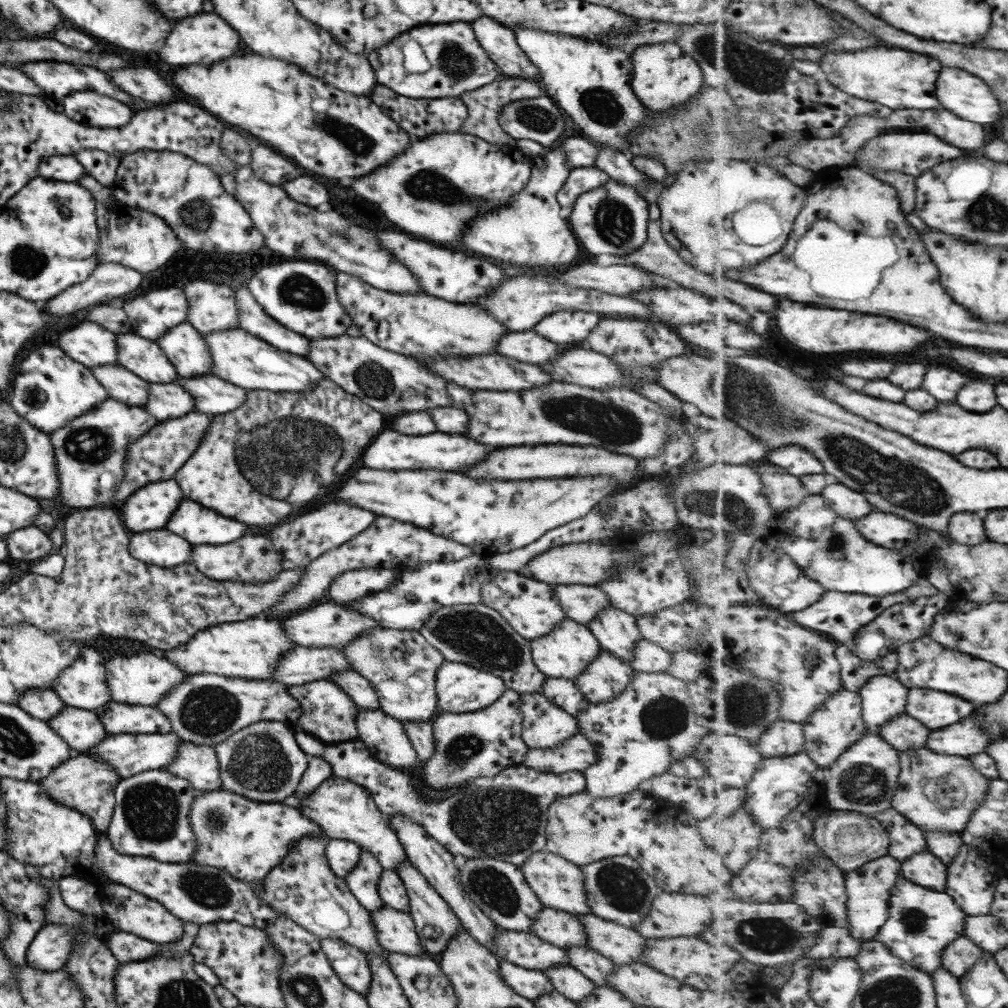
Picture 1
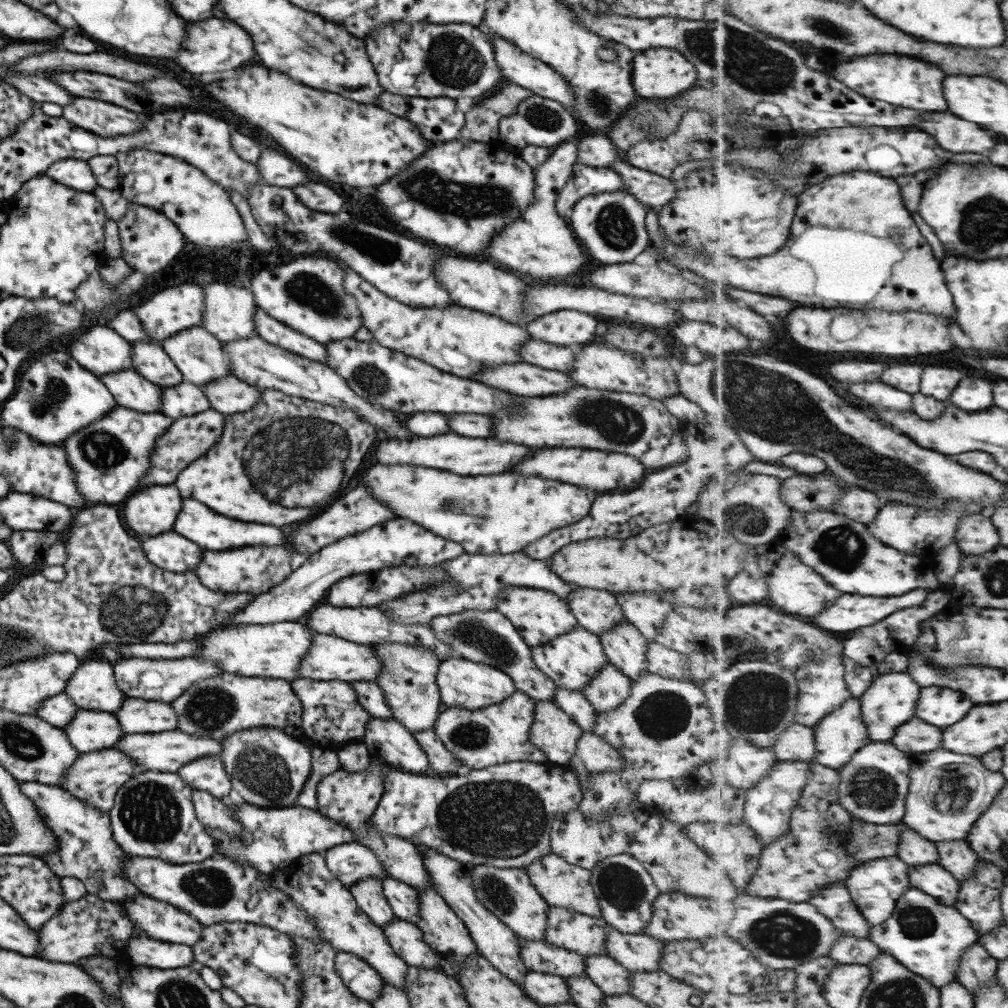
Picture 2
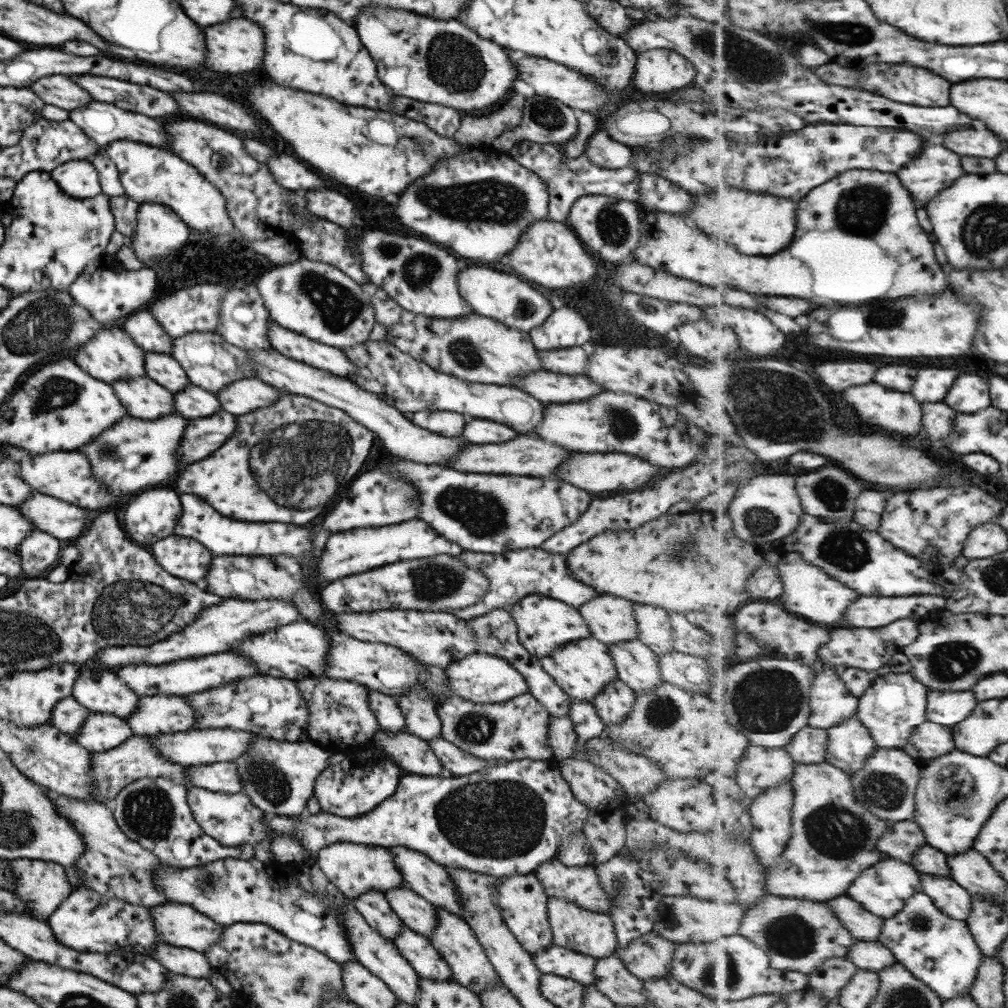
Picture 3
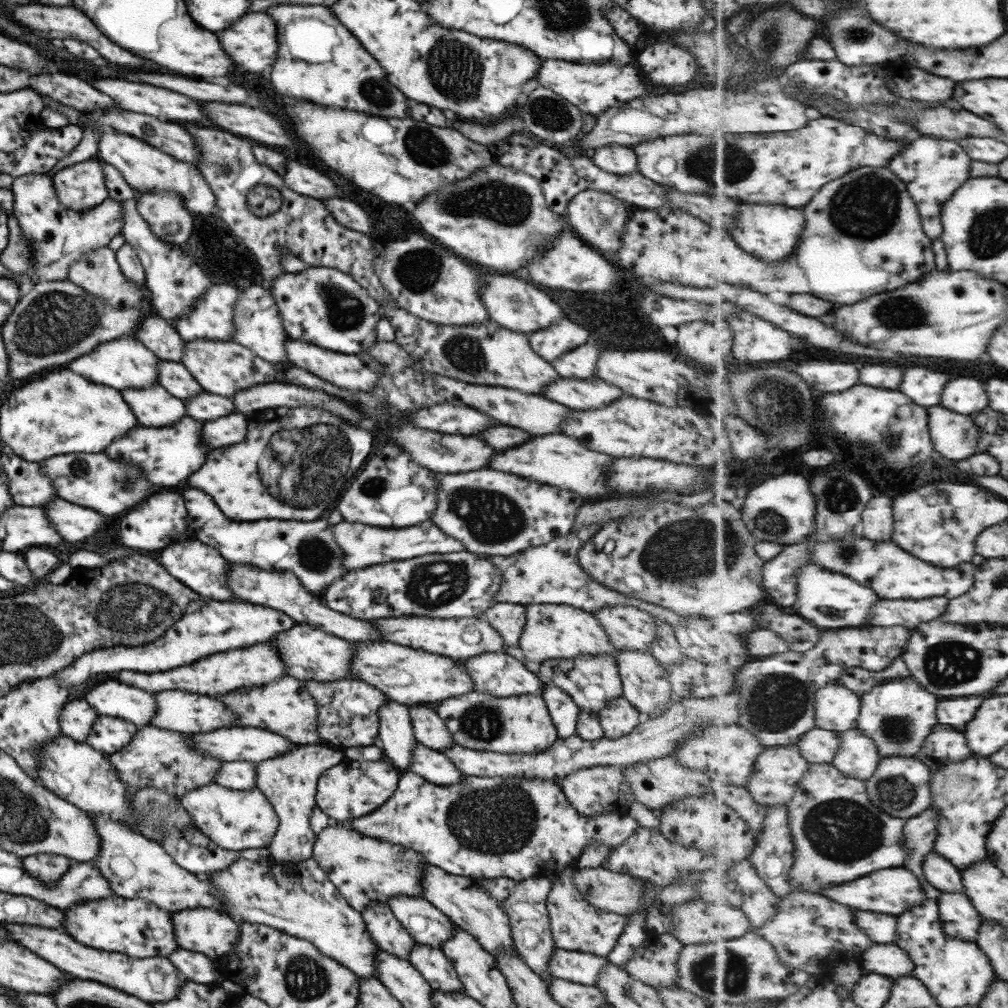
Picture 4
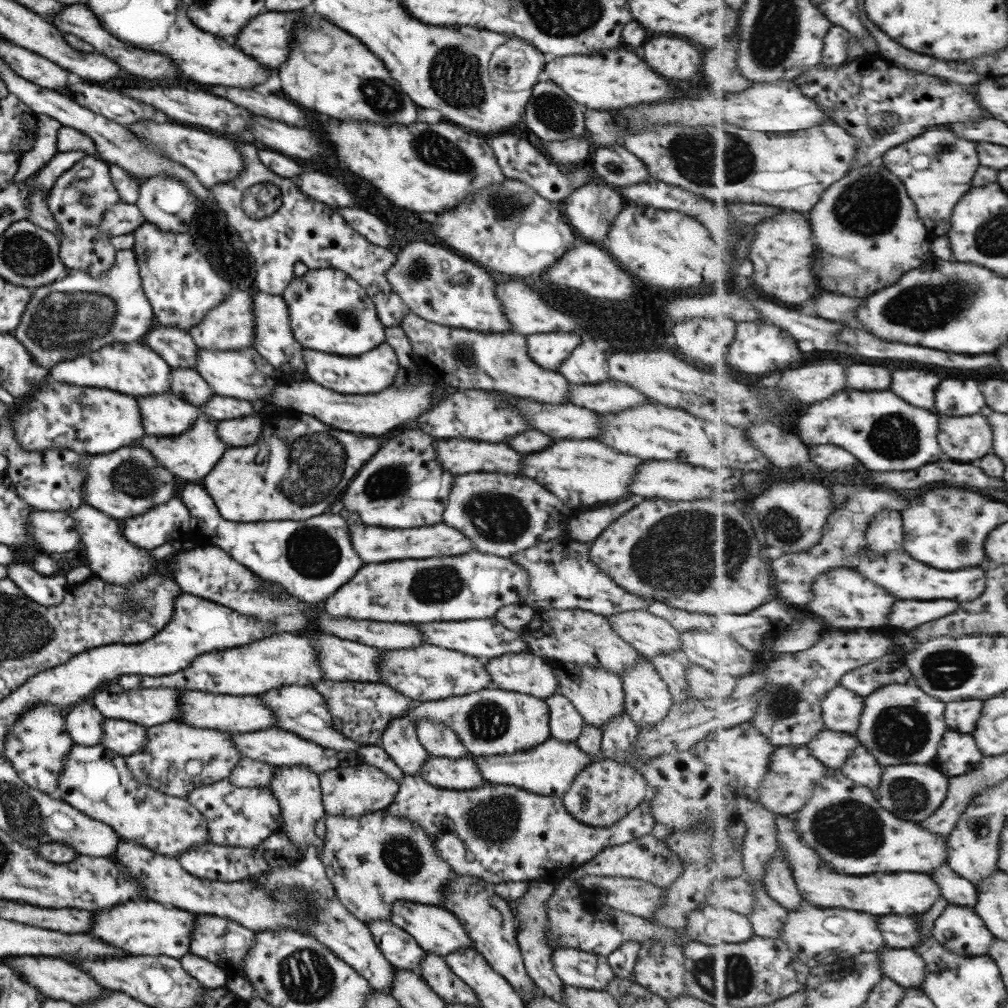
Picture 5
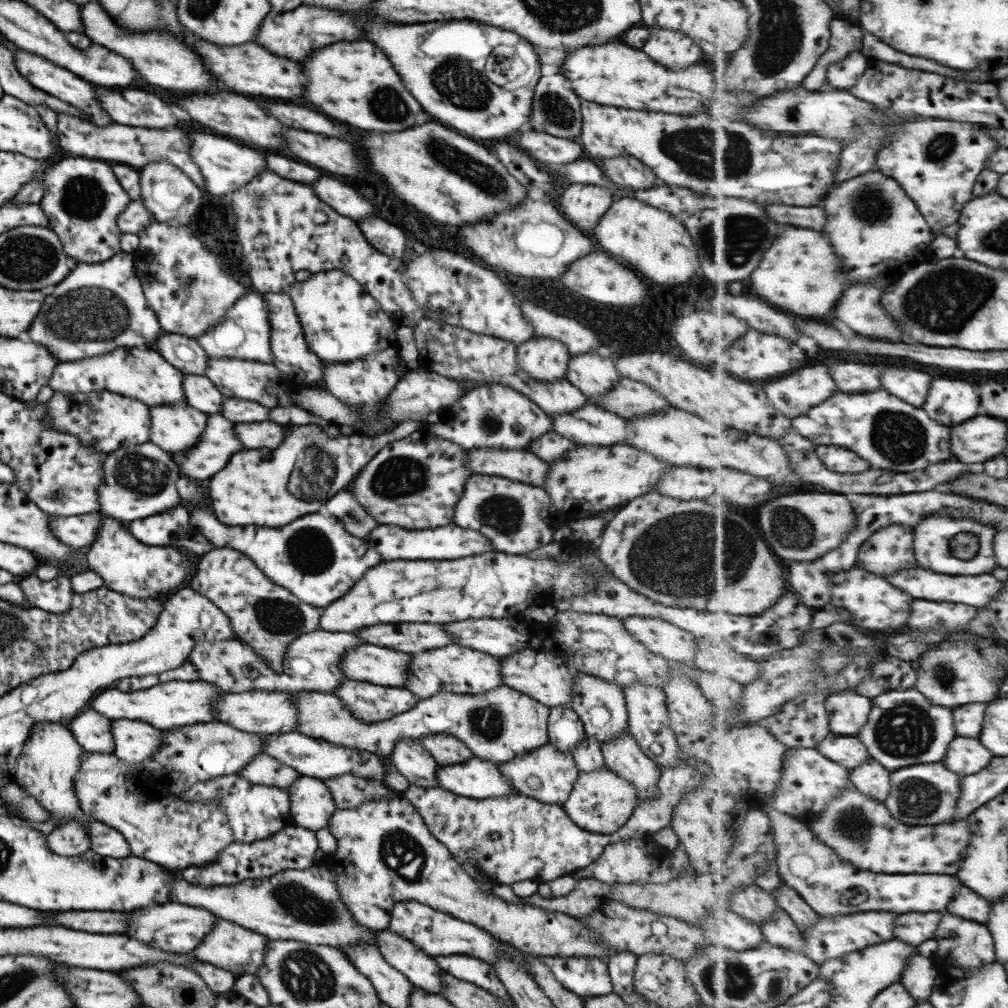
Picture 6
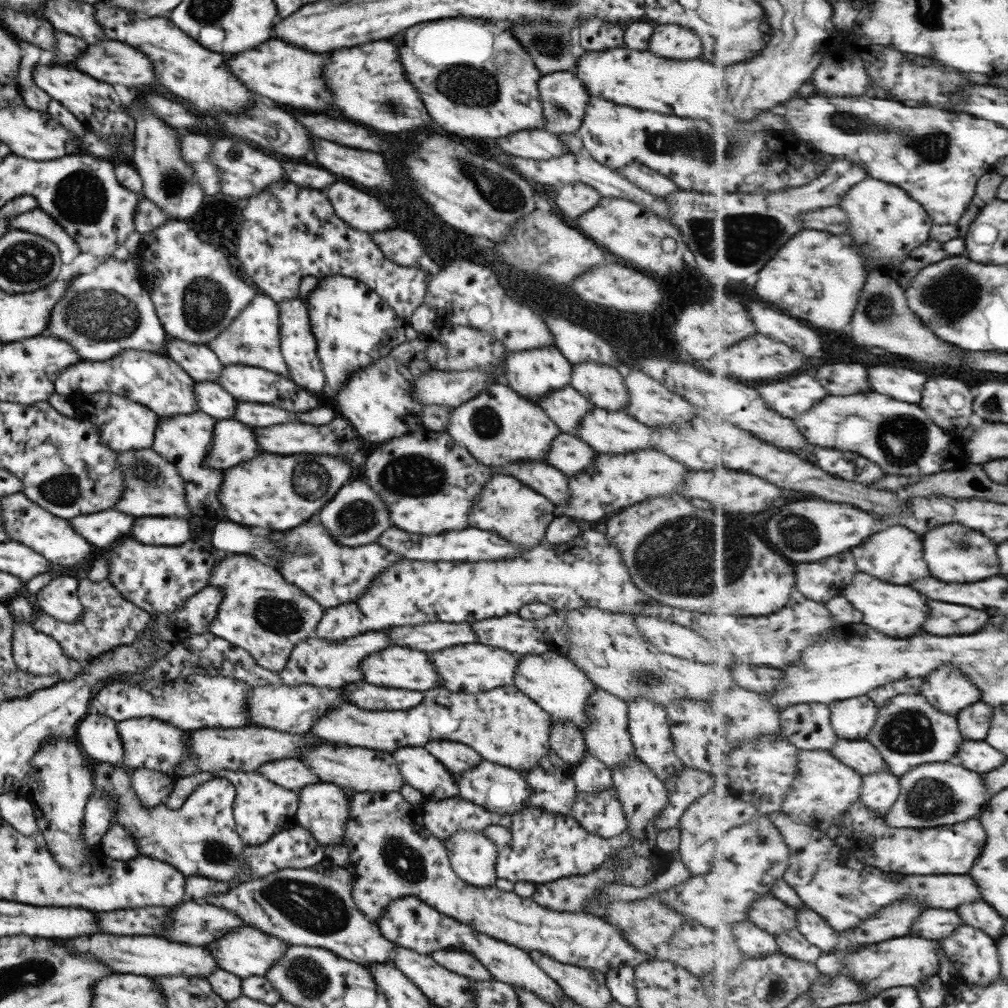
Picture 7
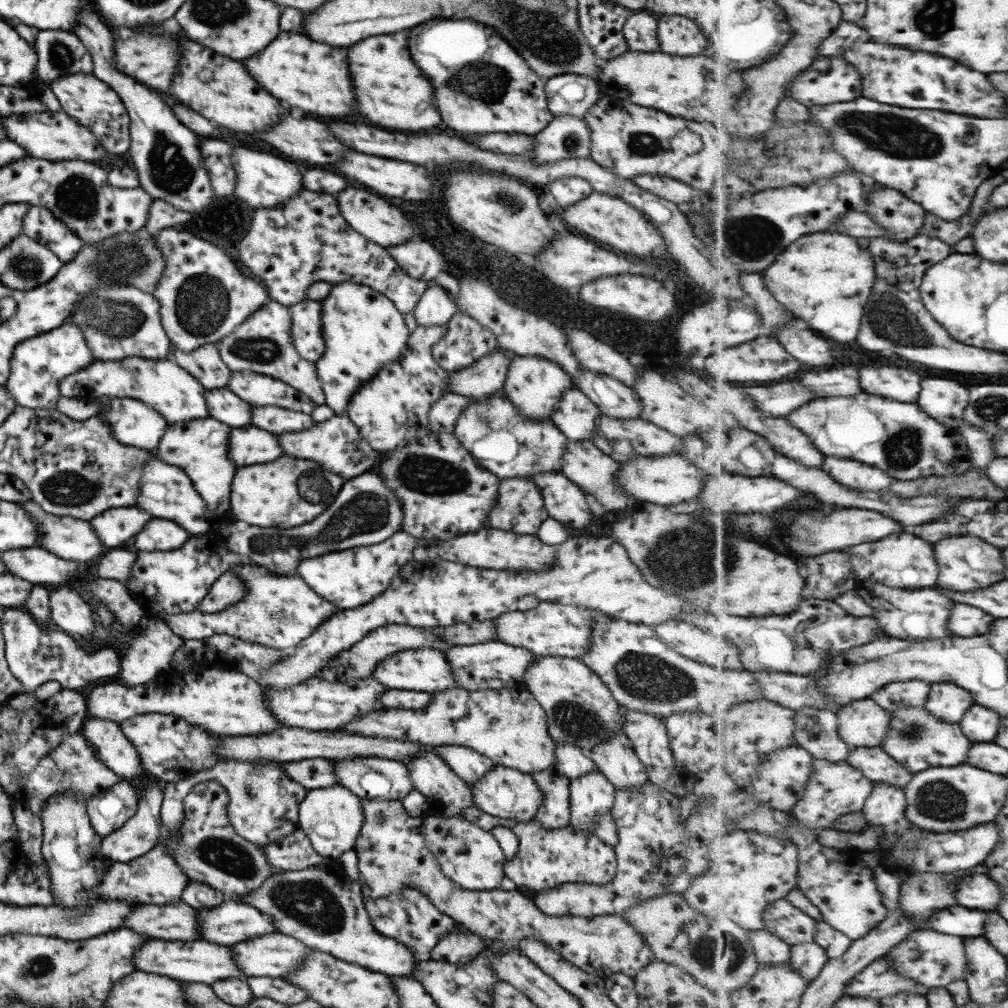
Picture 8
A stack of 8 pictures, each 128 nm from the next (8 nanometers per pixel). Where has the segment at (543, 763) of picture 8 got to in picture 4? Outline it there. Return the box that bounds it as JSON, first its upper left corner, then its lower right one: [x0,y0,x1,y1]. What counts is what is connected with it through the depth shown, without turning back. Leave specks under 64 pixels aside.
[215,675,557,754]

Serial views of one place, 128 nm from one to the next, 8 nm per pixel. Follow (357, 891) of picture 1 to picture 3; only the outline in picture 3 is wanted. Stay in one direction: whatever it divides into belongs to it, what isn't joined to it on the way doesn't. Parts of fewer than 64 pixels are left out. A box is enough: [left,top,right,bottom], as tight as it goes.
[352,892,404,942]

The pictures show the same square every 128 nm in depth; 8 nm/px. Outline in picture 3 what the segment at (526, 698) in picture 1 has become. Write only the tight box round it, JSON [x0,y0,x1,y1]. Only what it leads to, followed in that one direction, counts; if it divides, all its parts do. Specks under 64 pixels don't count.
[547,716,578,763]

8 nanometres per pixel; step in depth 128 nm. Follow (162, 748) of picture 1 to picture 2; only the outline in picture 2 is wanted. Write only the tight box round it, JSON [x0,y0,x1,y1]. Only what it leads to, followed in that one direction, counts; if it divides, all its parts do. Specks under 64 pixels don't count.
[113,730,223,773]

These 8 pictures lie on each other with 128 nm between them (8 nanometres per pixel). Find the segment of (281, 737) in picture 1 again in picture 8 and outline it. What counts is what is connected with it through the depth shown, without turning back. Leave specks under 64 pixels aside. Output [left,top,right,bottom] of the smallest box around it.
[297,786,363,858]

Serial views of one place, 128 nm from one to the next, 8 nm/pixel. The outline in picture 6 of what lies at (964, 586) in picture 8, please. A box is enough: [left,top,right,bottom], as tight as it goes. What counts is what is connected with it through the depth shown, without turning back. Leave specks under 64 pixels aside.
[914,511,998,576]

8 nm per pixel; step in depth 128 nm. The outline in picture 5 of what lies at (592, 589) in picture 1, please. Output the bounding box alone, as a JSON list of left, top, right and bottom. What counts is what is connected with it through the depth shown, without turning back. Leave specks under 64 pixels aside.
[606,611,681,660]

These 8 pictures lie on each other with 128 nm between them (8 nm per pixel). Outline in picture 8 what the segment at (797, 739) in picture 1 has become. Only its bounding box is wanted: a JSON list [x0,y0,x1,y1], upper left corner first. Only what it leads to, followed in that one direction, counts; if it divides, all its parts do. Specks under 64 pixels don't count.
[848,747,915,790]

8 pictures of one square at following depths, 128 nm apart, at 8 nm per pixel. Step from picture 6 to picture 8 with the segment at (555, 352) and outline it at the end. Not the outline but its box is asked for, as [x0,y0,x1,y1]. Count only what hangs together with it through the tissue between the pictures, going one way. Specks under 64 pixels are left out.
[502,355,573,419]

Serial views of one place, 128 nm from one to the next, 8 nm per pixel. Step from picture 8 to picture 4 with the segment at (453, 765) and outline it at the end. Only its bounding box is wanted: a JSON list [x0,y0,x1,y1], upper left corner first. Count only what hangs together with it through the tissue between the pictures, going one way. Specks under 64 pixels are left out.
[407,704,453,752]

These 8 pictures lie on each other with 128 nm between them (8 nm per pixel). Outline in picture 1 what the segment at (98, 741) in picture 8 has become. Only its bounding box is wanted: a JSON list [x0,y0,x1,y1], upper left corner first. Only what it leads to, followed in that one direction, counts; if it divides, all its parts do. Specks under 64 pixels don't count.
[16,689,65,722]

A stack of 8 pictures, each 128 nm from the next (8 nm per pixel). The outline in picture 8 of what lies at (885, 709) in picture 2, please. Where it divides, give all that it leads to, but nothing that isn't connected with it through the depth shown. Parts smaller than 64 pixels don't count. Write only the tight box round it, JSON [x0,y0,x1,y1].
[882,706,974,773]

